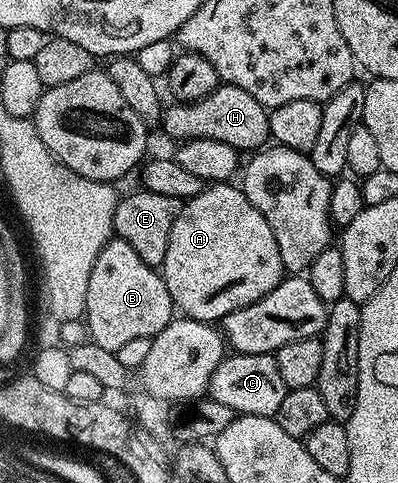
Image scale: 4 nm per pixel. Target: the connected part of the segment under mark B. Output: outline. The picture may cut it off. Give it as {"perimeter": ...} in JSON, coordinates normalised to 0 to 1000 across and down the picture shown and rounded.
{"perimeter":[[[289,491],[271,497],[269,507],[246,524],[246,540],[236,540],[236,557],[226,565],[226,598],[216,598],[216,663],[229,708],[256,714],[269,727],[294,727],[317,714],[317,706],[337,706],[337,698],[379,702],[437,658],[437,629],[412,588],[410,567],[394,555],[367,549],[347,524],[317,499]]]}

